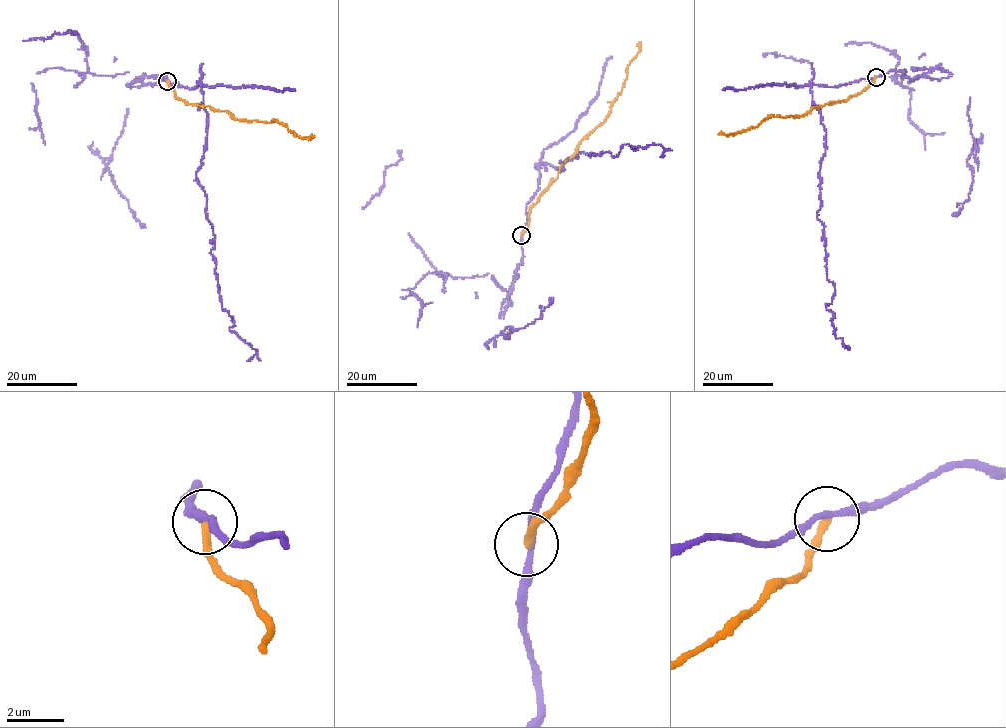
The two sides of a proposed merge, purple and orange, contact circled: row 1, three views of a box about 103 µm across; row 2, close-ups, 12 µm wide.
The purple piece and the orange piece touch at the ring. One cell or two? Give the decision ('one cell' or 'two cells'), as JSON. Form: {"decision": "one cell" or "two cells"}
{"decision": "two cells"}

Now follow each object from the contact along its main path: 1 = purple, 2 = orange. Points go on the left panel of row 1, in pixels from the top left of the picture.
1: (168, 81), (200, 85), (206, 149), (195, 178), (207, 199), (221, 308), (256, 350), (248, 361)
2: (167, 81), (175, 97), (186, 102), (225, 110), (237, 120), (276, 120), (300, 137), (314, 137)

